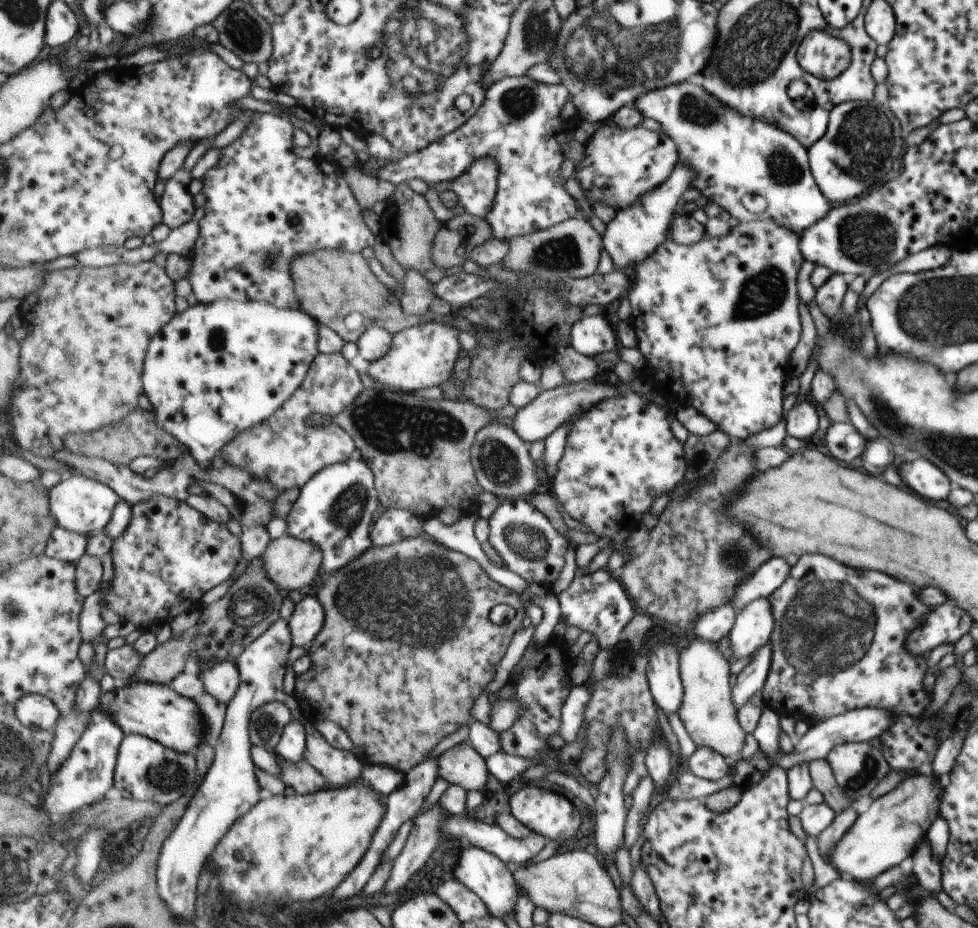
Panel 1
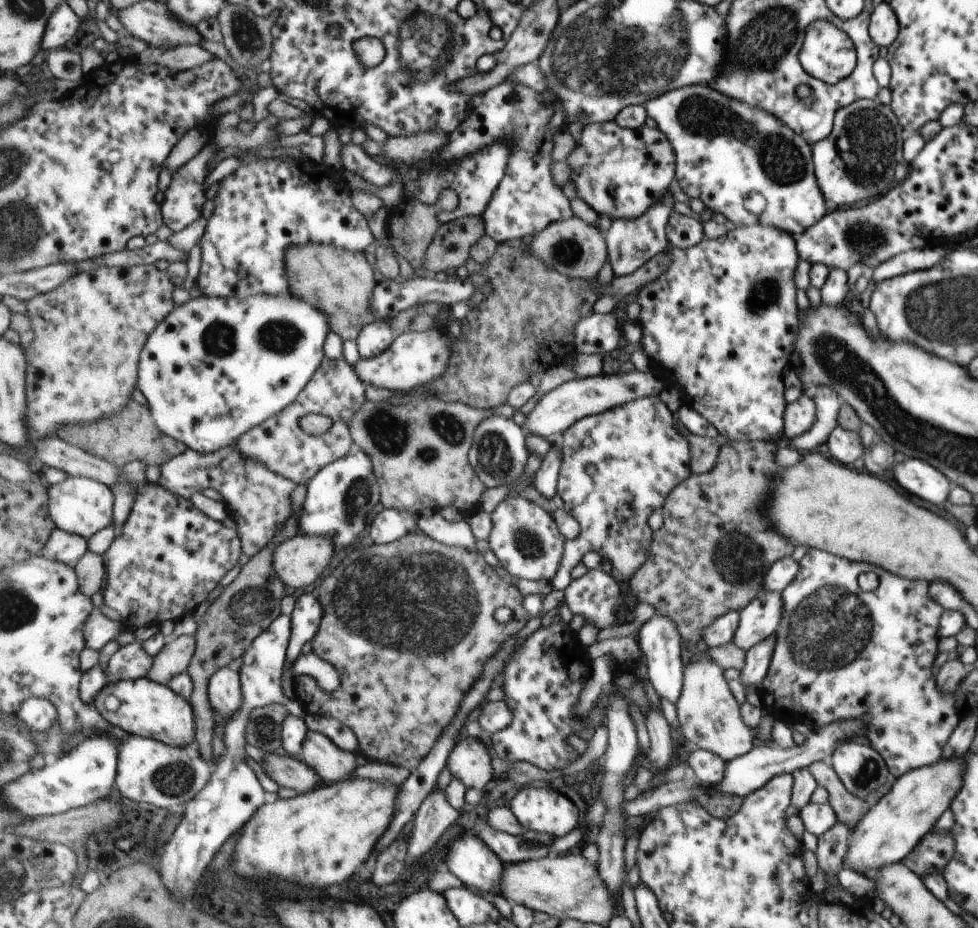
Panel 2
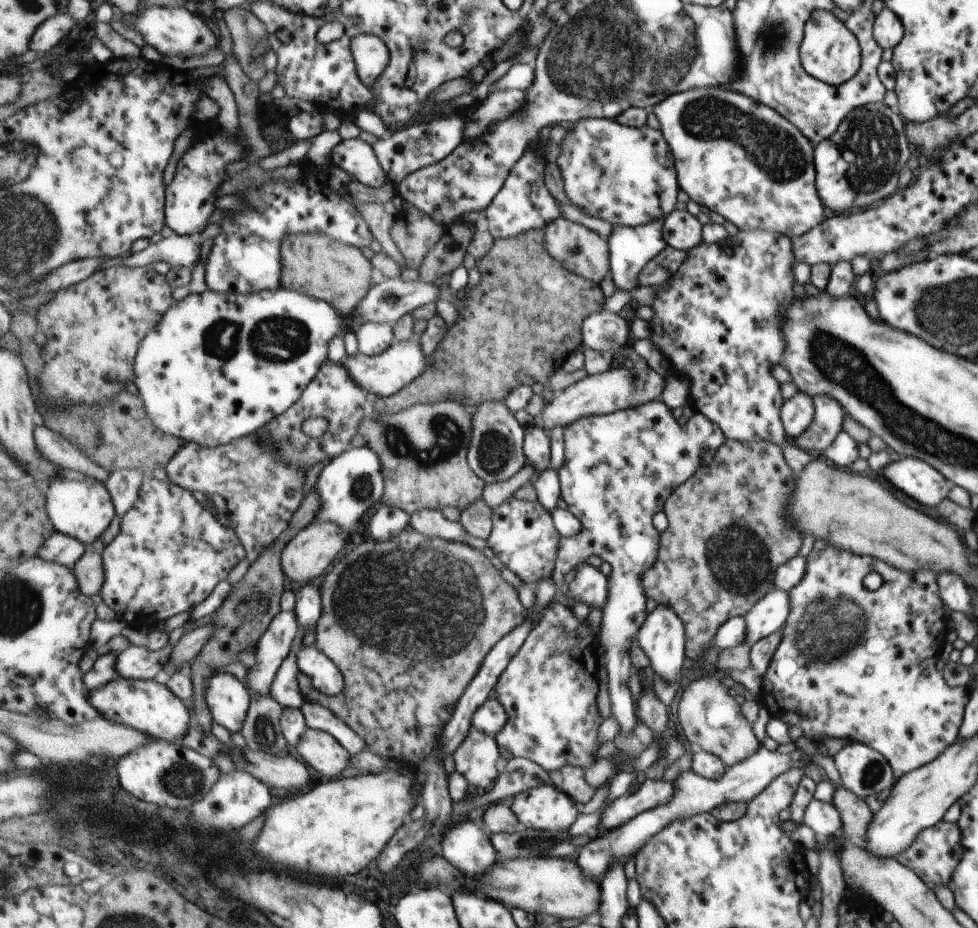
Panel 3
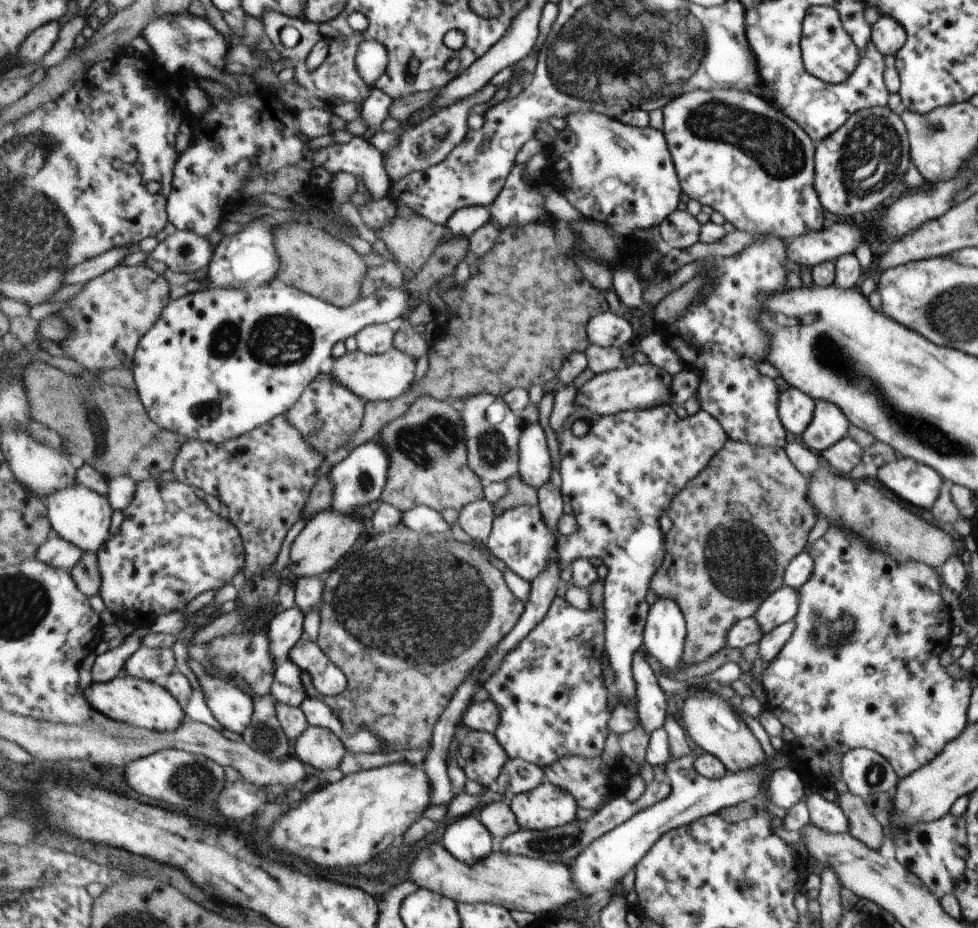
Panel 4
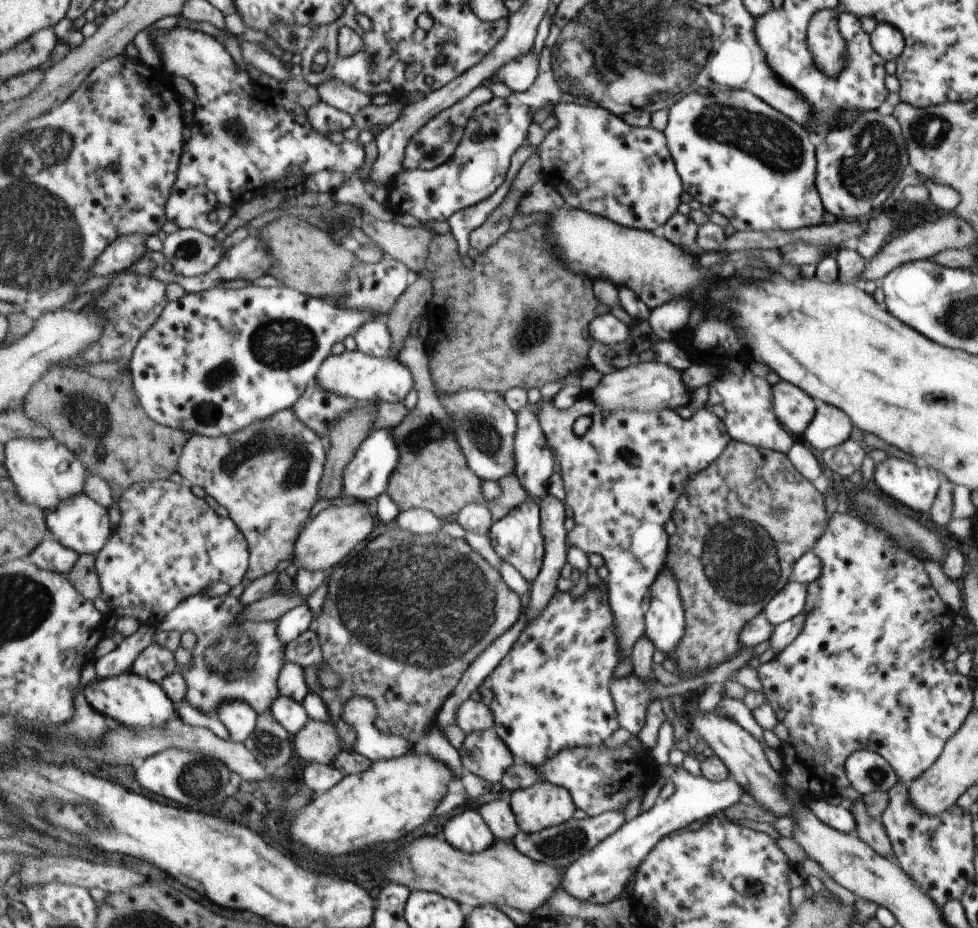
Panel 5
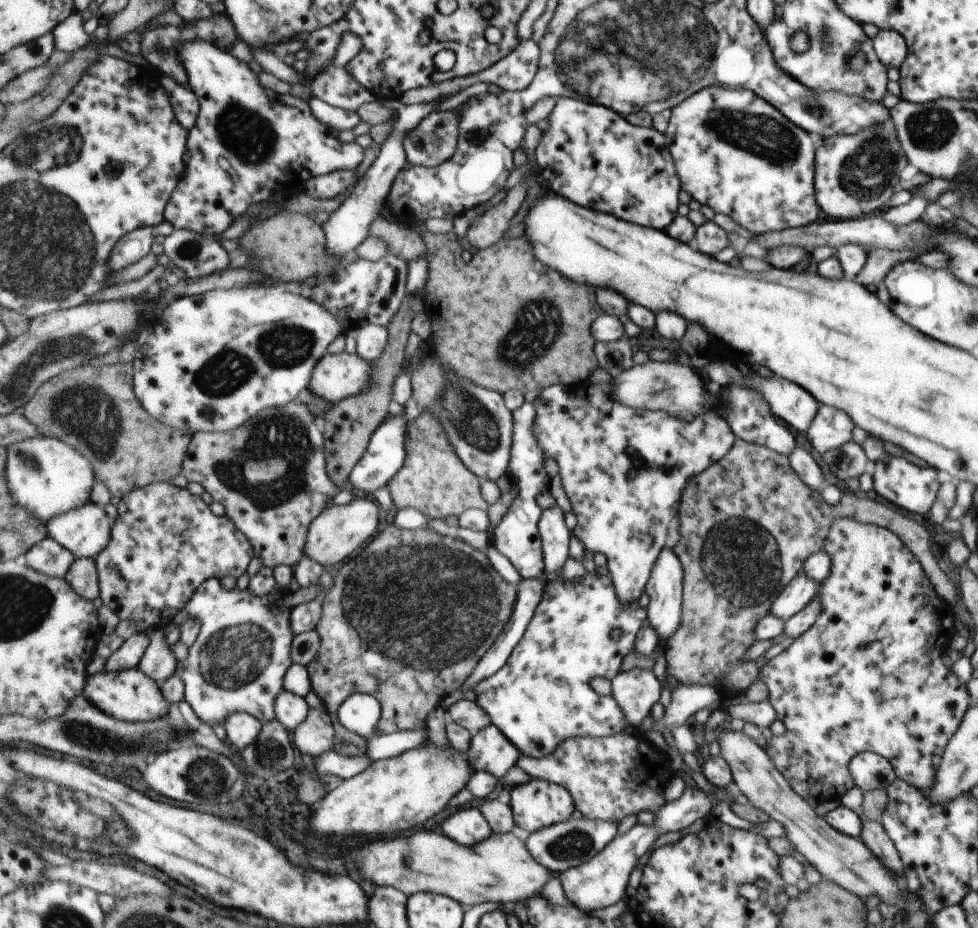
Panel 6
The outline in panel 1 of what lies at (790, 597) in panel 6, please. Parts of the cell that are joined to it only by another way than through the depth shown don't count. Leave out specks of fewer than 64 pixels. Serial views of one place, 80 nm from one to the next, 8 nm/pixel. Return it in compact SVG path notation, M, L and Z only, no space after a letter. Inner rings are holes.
M767 597L757 598L740 608L727 634L733 661L751 656L757 648L768 643L772 627L773 617Z

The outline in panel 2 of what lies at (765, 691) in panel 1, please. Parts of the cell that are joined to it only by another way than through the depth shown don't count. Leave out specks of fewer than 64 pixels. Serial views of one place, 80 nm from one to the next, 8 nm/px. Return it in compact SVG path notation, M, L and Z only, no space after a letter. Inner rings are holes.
M809 550L798 562L797 574L792 581L780 592L783 604L781 611L781 620L774 634L774 647L768 664L766 675L762 678L759 688L762 698L762 705L769 705L780 709L784 717L788 717L793 722L803 723L809 730L817 730L819 727L836 722L836 720L854 720L862 725L862 734L867 740L872 742L873 748L881 753L884 763L888 764L893 776L896 778L907 774L909 771L915 771L921 767L927 767L936 762L943 756L943 750L947 746L948 739L951 738L952 732L960 724L960 714L957 713L956 701L952 694L941 692L933 684L933 674L931 674L931 662L938 654L937 639L940 616L945 611L942 606L928 592L929 582L924 580L905 580L894 574L889 574L884 568L863 564L863 562L849 562L845 558L833 556L829 552L821 550ZM861 572L874 572L878 578L878 586L871 592L863 592L857 585L857 575Z

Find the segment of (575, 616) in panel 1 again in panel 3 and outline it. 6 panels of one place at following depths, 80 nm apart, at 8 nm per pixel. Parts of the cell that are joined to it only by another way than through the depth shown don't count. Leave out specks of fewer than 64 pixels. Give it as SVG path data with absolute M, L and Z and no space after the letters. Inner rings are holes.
M586 561L579 563L575 569L574 579L567 587L569 592L588 608L603 610L609 594L609 576L601 574L601 570Z

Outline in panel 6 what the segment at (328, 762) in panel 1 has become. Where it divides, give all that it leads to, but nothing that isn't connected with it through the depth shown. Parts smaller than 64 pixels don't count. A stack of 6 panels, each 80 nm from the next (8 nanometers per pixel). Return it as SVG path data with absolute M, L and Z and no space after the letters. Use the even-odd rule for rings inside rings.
M324 704L311 707L305 722L294 730L296 748L314 759L331 751L335 742L336 730Z

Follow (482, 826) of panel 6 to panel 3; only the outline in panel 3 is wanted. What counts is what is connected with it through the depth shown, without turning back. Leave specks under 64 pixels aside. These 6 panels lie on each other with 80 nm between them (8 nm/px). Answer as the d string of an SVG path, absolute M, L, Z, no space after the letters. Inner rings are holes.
M470 820L456 824L446 832L441 850L472 879L480 879L499 860L490 835Z

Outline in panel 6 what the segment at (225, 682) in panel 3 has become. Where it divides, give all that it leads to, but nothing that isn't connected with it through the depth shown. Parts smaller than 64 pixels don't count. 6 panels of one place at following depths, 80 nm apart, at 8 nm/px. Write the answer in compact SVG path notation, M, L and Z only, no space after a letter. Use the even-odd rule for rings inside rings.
M249 713L232 714L223 724L227 738L239 751L257 742L263 725L257 717Z

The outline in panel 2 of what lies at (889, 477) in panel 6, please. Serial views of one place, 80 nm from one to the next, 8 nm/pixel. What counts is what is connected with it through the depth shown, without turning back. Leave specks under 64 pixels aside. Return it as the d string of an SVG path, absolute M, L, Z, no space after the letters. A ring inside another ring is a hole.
M913 457L894 463L891 472L895 484L899 484L907 494L913 494L933 506L943 504L949 492L947 477L928 461Z

